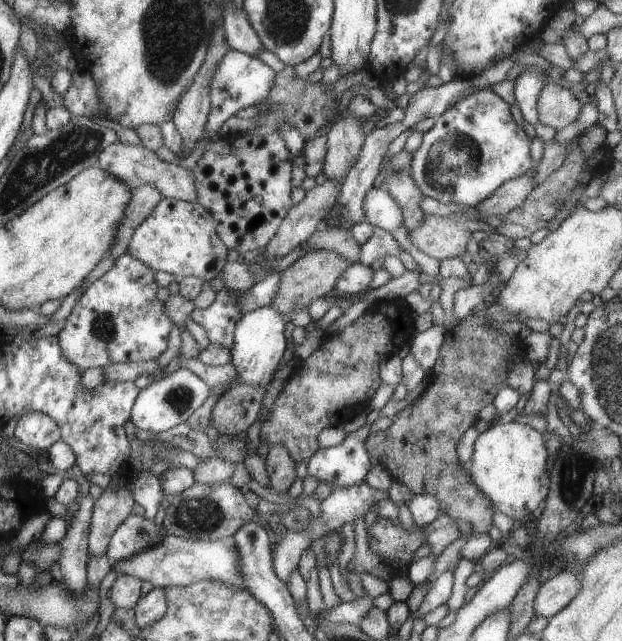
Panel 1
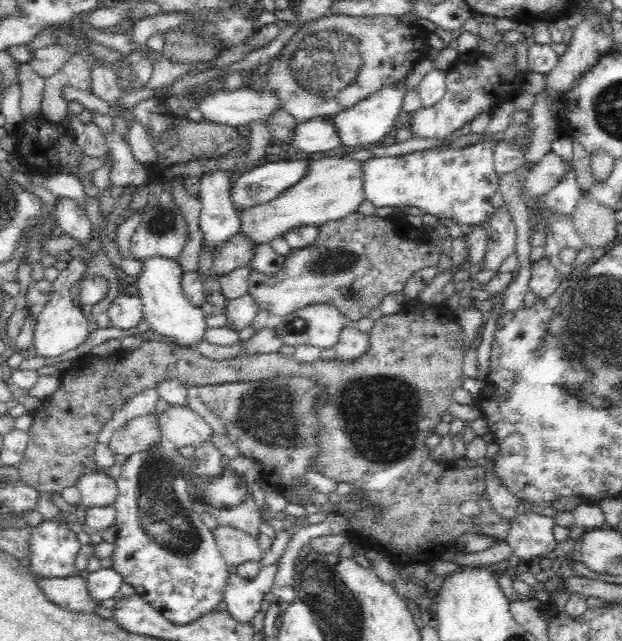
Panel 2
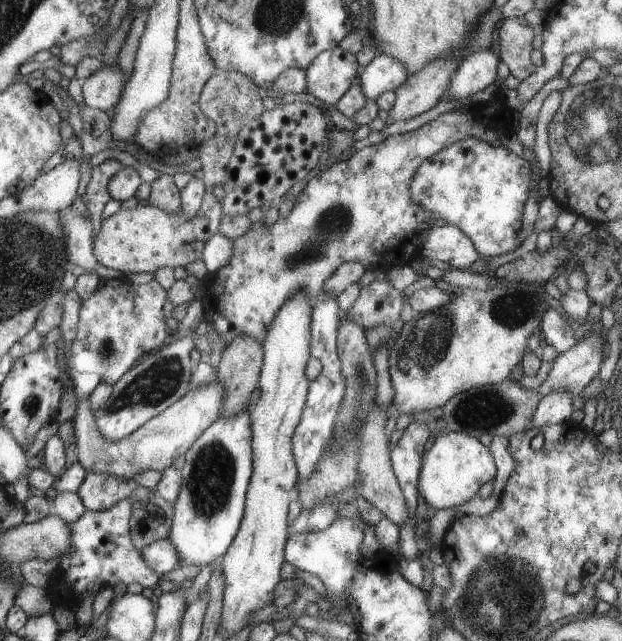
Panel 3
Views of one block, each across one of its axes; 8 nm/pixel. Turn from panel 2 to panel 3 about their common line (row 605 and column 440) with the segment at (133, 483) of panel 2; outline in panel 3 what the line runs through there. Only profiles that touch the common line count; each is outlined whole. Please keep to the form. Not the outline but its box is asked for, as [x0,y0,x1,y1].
[409,138,529,257]

